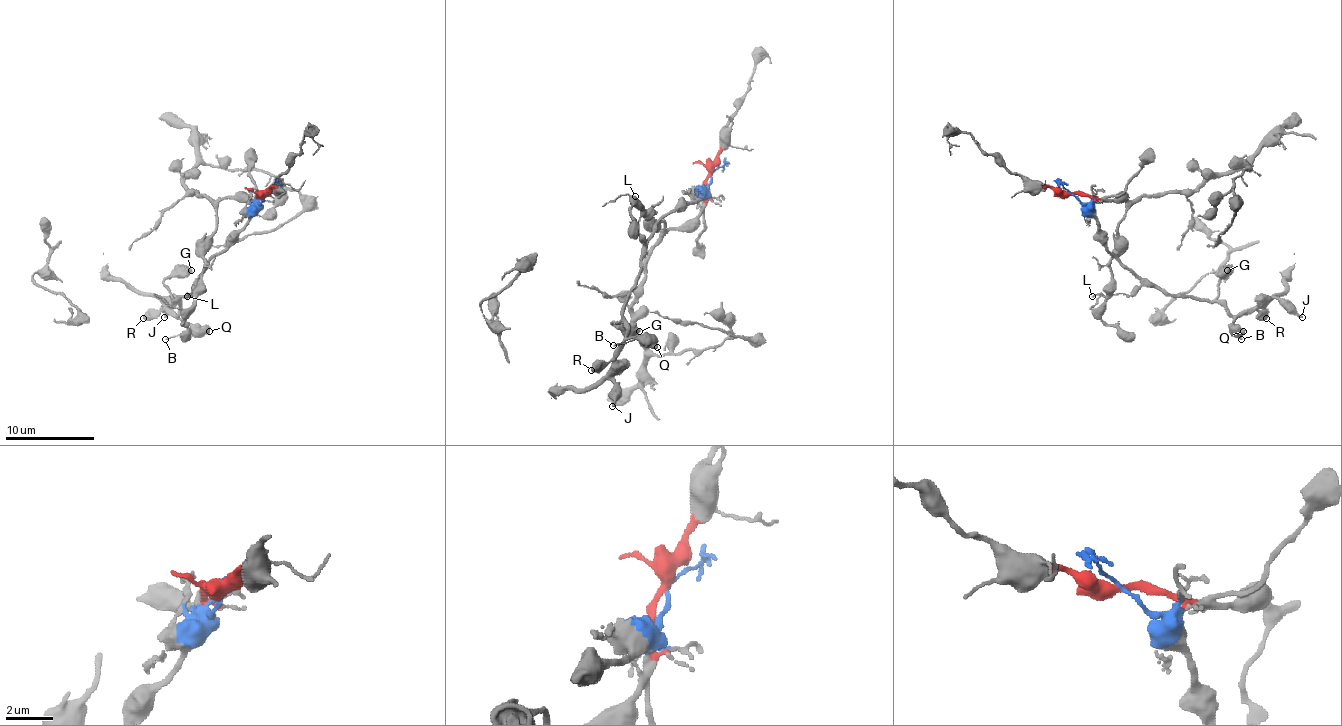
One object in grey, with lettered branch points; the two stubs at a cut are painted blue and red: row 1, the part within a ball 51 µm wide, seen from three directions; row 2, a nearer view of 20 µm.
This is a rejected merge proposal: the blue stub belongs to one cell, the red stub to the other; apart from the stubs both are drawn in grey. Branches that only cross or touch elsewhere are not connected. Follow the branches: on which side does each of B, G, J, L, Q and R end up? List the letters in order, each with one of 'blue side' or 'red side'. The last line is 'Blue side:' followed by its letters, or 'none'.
B: blue side
G: blue side
J: blue side
L: blue side
Q: blue side
R: blue side
Blue side: B, G, J, L, Q, R

